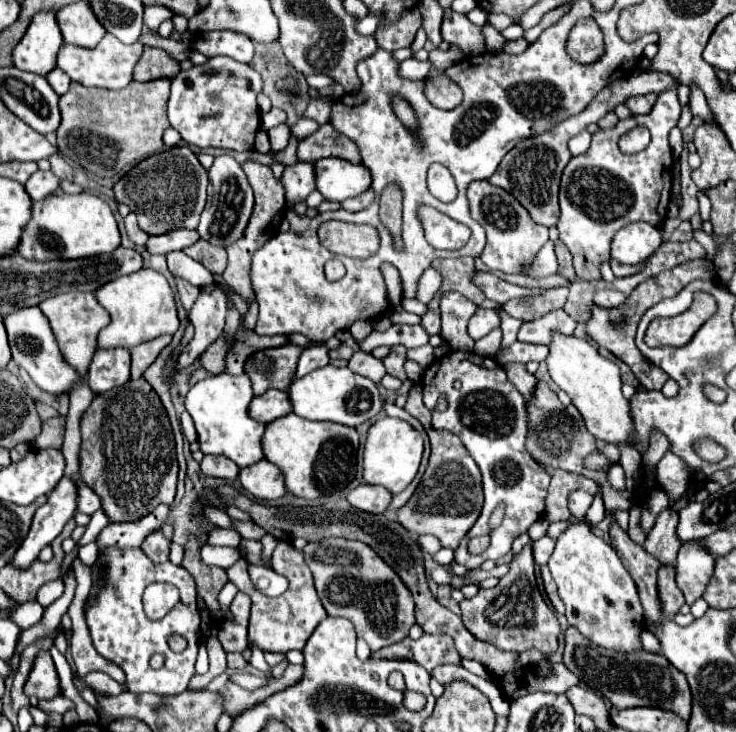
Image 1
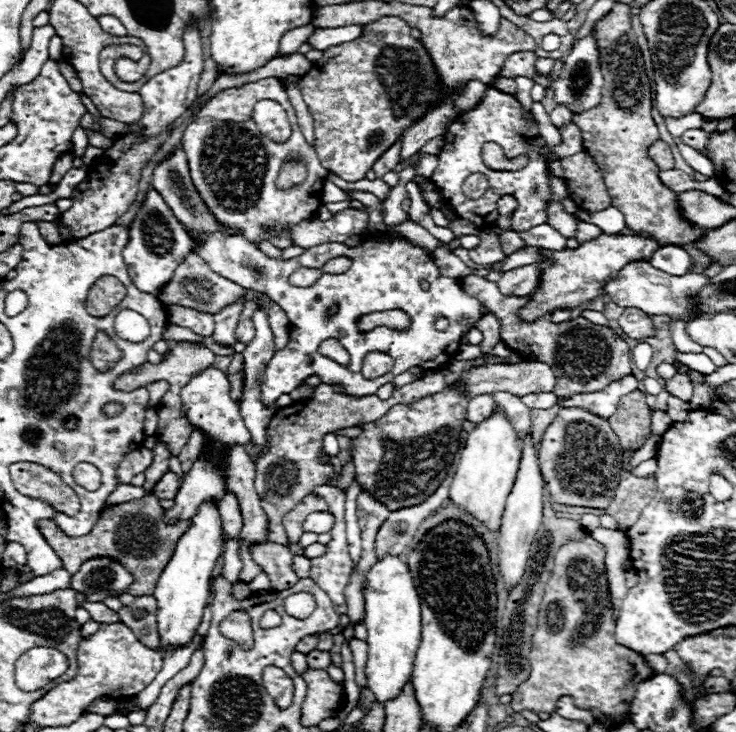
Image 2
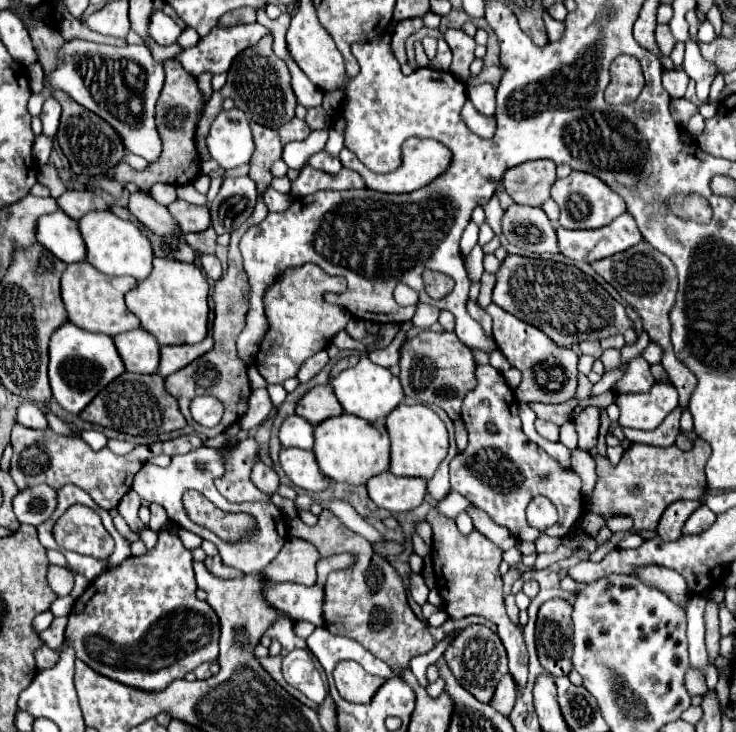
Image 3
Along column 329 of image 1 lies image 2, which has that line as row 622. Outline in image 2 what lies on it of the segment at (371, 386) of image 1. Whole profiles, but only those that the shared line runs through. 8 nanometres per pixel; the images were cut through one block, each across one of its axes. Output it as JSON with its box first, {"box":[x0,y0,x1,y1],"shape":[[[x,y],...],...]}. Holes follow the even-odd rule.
{"box":[364,556,420,702],"shape":[[[384,556],[368,570],[366,576],[366,616],[364,624],[368,630],[368,662],[366,662],[366,678],[368,688],[380,702],[386,702],[400,694],[402,686],[412,676],[412,666],[416,658],[416,650],[420,644],[420,596],[416,592],[414,580],[406,562],[400,556]]]}

